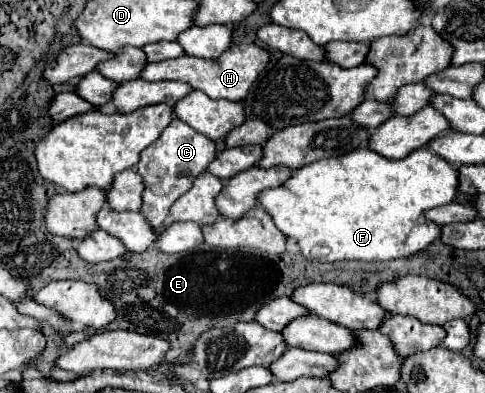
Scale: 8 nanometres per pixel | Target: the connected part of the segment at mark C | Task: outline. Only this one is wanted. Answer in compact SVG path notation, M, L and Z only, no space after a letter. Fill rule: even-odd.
M173 119L167 129L163 129L161 137L157 139L157 145L145 149L141 153L141 161L137 163L137 171L141 177L145 177L145 193L143 193L143 209L147 221L153 223L155 229L161 229L171 205L191 189L195 177L207 171L207 165L217 157L217 147L215 141L209 137L193 131L187 123Z

